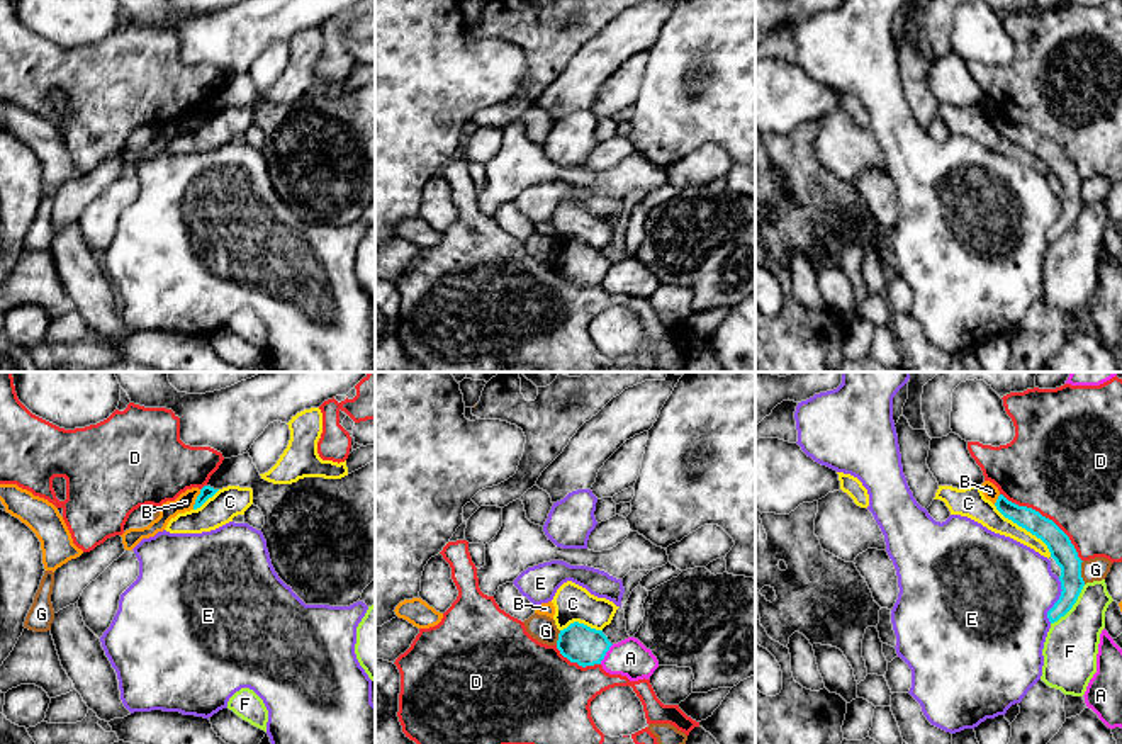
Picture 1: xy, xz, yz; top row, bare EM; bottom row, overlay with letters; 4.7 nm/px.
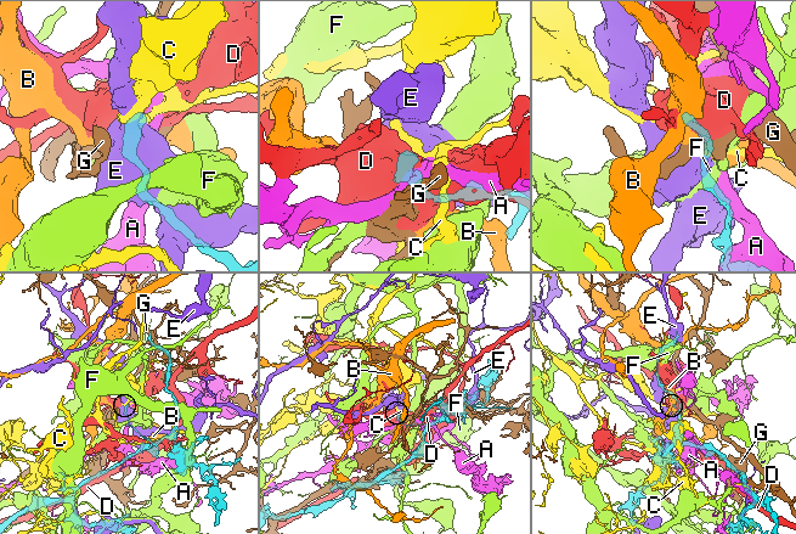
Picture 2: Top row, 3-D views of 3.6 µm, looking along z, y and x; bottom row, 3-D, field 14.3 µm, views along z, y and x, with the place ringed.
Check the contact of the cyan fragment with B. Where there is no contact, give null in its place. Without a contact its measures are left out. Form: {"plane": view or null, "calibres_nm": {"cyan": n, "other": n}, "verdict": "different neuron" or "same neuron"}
{"plane": "xy", "calibres_nm": {"cyan": 60, "other": 90}, "verdict": "different neuron"}

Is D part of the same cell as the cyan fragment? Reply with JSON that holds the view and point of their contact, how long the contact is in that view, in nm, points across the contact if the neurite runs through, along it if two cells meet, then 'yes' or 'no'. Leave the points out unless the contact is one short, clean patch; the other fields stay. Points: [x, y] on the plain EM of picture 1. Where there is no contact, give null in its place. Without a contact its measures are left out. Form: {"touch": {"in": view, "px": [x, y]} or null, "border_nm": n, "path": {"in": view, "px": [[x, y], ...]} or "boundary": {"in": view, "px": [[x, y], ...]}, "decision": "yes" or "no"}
{"touch": {"in": "yz", "px": [1044, 136]}, "border_nm": 500, "decision": "no"}

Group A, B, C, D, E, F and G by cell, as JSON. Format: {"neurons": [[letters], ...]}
{"neurons": [["A"], ["B"], ["C"], ["D"], ["E"], ["F"], ["G"]]}

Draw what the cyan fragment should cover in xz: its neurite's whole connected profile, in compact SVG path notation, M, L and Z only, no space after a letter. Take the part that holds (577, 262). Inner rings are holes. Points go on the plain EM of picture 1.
M579 241L560 250L557 260L560 273L582 287L601 284L611 265L603 250L591 248Z

